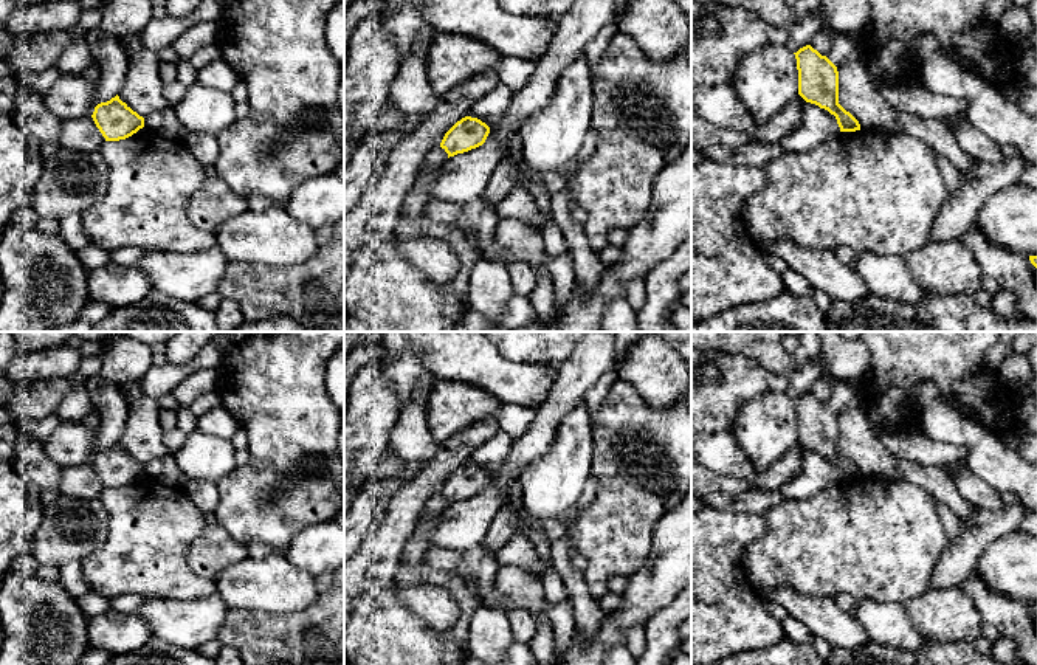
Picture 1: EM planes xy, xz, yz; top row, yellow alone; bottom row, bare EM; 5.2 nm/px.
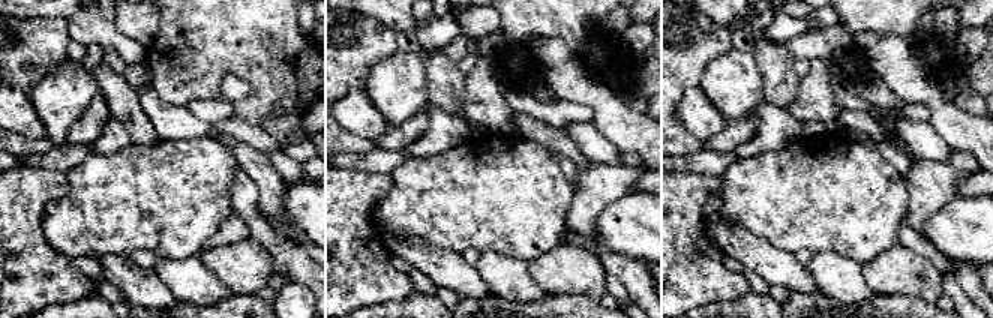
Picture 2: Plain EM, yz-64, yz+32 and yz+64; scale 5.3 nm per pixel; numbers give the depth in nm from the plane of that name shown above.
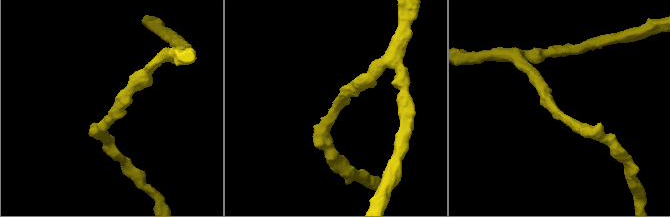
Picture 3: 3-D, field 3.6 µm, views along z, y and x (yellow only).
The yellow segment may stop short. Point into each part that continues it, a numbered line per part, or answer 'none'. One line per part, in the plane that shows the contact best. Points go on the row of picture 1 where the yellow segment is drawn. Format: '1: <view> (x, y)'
none

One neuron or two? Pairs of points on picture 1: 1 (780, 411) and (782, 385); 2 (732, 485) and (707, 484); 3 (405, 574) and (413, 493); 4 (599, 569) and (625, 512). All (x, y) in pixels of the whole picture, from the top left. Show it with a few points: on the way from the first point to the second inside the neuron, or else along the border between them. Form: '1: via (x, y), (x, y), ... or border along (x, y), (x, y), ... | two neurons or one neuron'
1: border along (769, 389), (785, 392) | two neurons
2: via (726, 485), (713, 484) | one neuron
3: border along (403, 561), (391, 585), (377, 586) | two neurons
4: via (608, 555), (616, 543), (617, 526) | one neuron

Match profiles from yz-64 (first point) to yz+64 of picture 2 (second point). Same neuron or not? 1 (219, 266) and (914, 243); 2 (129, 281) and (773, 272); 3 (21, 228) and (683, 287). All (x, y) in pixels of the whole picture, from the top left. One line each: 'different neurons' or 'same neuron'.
1: different neurons
2: same neuron
3: same neuron

